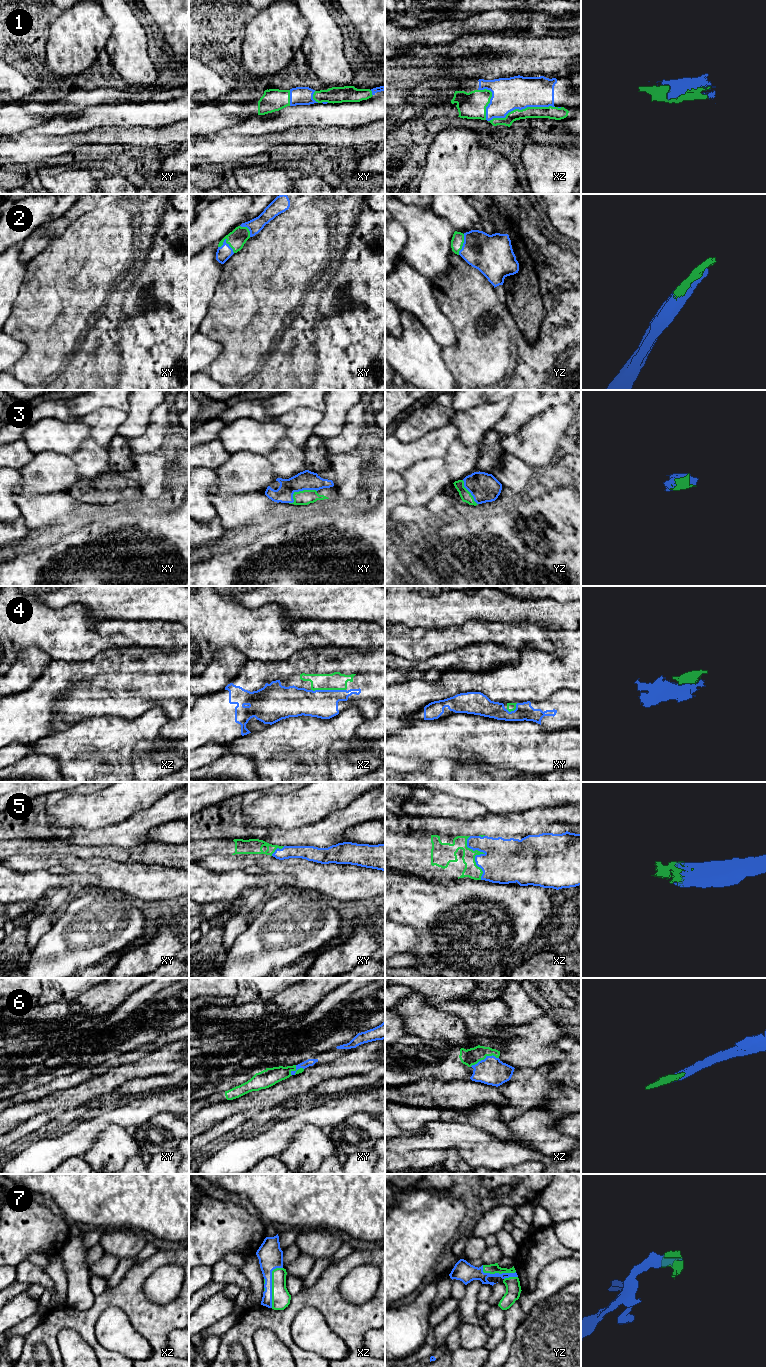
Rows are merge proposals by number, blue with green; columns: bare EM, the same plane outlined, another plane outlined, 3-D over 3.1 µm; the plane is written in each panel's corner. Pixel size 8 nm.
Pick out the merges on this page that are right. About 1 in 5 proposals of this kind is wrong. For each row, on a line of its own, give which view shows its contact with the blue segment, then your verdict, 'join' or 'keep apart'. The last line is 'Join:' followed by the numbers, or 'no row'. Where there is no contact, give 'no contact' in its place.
1: xz | join
2: xy | join
3: xy | join
4: xz | join
5: xz | join
6: xz | join
7: xz | join
Join: 1, 2, 3, 4, 5, 6, 7

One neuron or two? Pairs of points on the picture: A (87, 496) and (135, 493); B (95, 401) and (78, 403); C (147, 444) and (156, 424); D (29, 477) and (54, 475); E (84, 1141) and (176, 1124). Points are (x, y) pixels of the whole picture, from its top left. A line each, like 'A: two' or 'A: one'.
A: one
B: one
C: one
D: one
E: two

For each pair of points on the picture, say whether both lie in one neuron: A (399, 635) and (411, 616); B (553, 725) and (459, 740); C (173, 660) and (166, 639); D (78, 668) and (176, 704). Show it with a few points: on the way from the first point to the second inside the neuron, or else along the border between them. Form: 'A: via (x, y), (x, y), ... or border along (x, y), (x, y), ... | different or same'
A: border along (395, 623), (409, 627), (428, 628) | different
B: border along (541, 724), (547, 731), (561, 731), (565, 729) | different
C: border along (178, 646), (158, 648) | different
D: via (102, 665), (130, 665), (147, 682), (152, 682) | same

